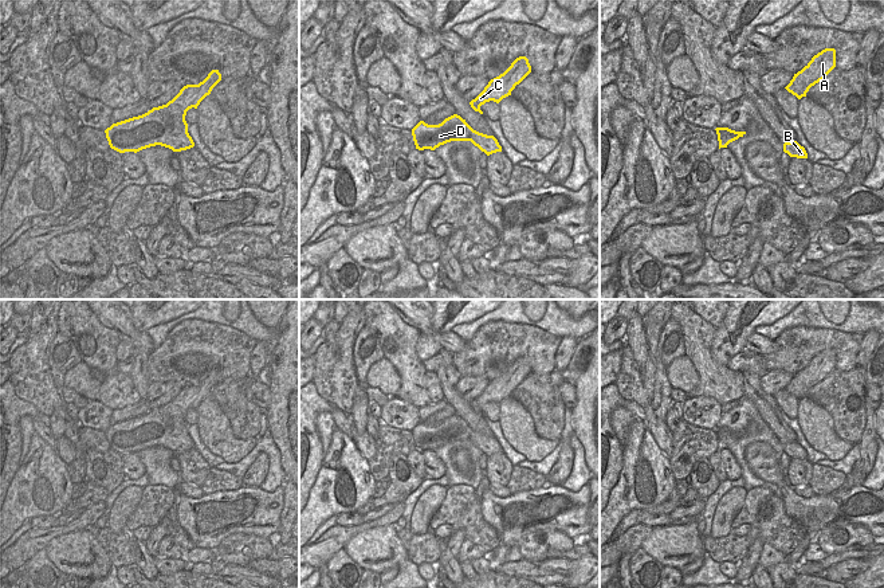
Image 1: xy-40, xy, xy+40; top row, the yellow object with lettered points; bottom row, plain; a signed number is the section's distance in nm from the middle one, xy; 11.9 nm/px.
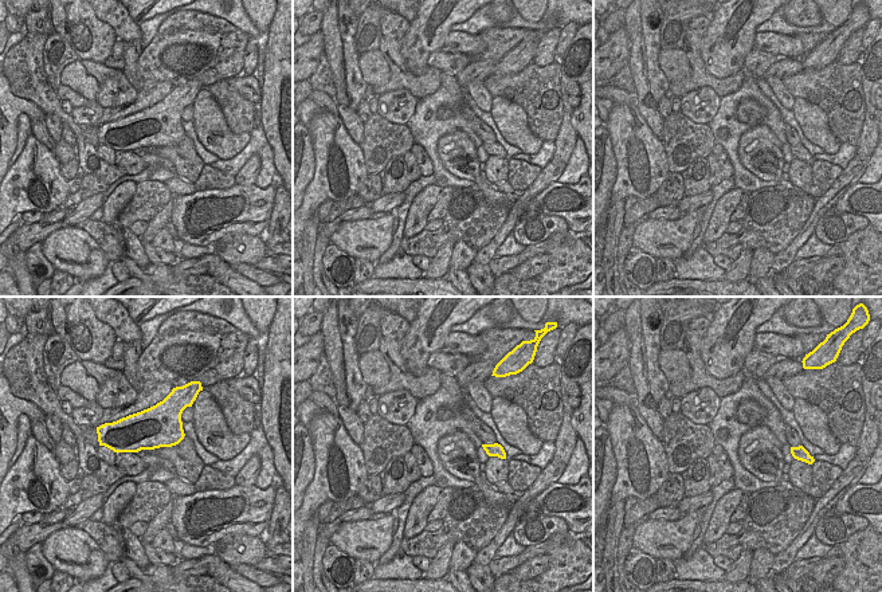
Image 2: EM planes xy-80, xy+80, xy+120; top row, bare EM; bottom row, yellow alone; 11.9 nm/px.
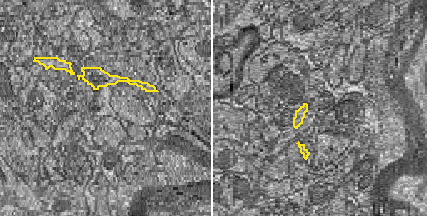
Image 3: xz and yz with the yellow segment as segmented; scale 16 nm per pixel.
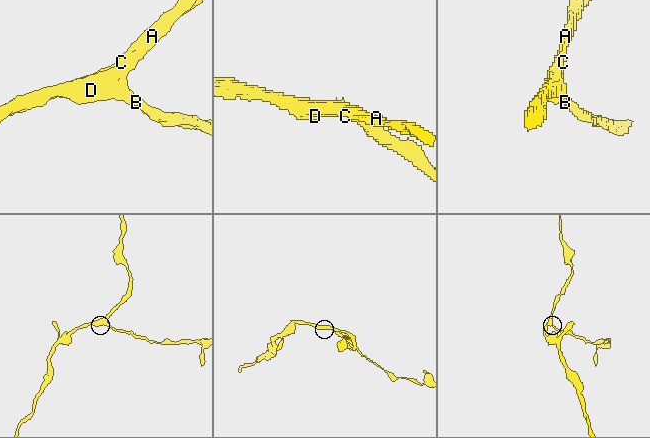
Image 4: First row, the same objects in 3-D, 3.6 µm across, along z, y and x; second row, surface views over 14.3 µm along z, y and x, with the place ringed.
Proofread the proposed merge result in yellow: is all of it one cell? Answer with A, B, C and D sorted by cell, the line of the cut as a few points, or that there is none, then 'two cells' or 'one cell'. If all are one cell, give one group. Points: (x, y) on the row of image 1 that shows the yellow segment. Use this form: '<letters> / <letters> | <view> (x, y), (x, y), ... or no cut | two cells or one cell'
A B C D | no cut | one cell

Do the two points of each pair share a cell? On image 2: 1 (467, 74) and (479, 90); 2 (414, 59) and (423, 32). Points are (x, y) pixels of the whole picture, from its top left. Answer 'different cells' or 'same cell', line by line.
1: different cells
2: same cell

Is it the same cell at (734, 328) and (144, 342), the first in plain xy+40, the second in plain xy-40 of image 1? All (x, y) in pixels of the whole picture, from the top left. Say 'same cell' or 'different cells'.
different cells

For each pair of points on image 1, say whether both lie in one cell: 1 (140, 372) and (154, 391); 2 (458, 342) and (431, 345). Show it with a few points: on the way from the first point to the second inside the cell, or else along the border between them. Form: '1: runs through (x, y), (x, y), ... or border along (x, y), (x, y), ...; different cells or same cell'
1: border along (150, 383), (142, 399); different cells
2: border along (450, 330), (440, 336), (440, 349); different cells

